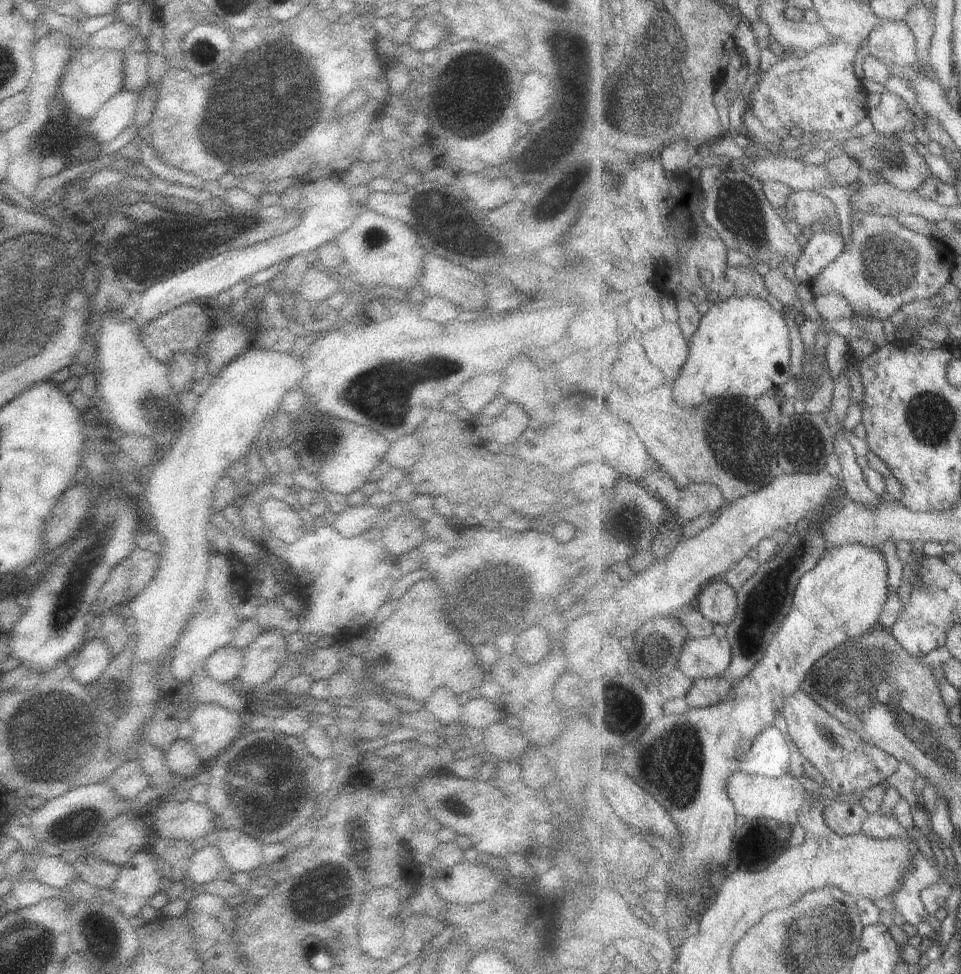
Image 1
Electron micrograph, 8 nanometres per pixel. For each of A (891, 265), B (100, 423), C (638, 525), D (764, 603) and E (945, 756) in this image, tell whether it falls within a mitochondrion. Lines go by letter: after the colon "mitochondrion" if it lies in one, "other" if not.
A: mitochondrion
B: other
C: mitochondrion
D: mitochondrion
E: mitochondrion

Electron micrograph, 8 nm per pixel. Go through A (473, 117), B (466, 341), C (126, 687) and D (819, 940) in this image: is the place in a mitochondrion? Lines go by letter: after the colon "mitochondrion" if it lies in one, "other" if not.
A: mitochondrion
B: other
C: other
D: mitochondrion

